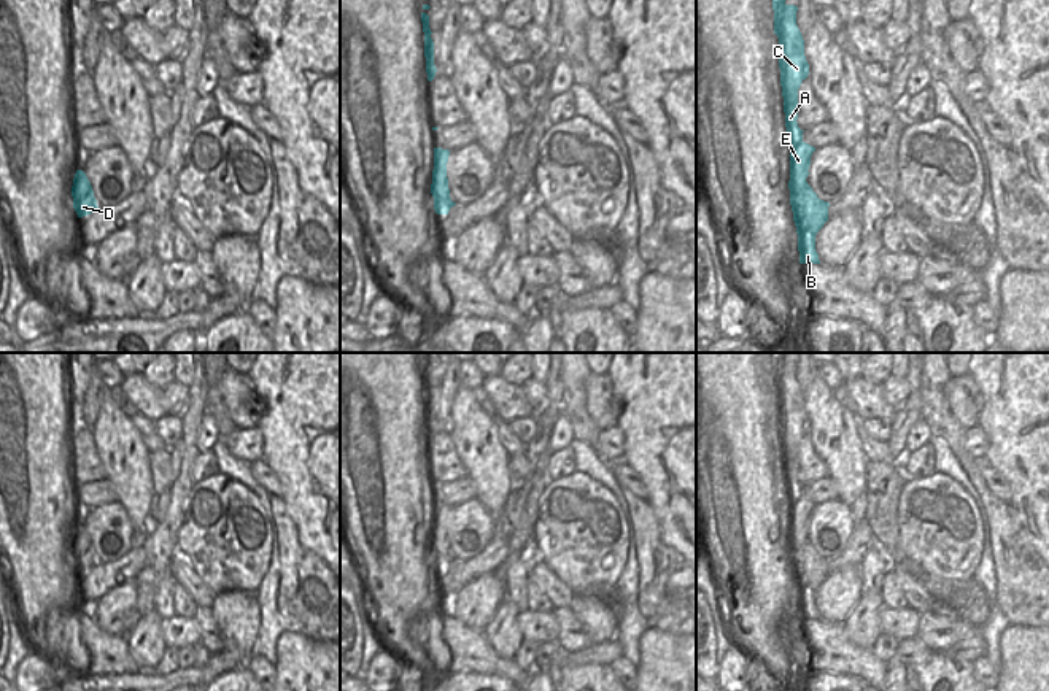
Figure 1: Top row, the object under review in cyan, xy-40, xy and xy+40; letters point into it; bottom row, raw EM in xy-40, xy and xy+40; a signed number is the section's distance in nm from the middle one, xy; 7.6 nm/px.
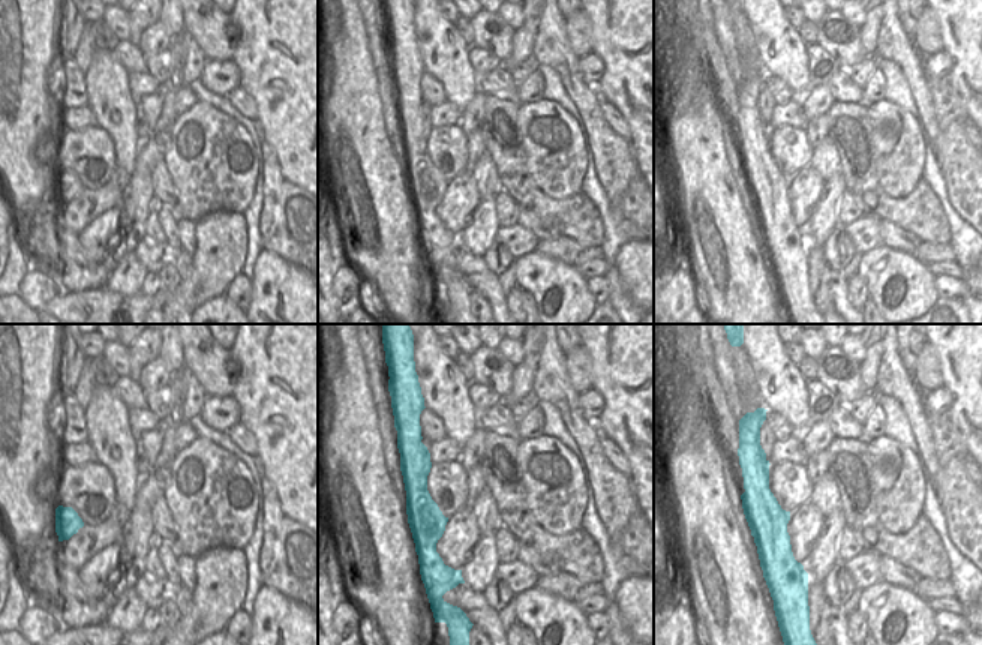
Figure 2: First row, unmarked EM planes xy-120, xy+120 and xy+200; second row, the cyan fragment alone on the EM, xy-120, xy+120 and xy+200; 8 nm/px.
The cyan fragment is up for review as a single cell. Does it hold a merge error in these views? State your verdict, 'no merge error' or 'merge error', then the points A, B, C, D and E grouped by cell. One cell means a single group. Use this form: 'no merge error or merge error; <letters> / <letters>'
merge error; A B C E / D

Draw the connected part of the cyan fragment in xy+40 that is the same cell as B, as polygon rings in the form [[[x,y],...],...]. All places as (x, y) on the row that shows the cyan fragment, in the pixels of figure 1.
[[[807,184],[801,192],[790,192],[790,205],[798,234],[799,264],[820,264],[815,235],[828,221],[828,202],[817,197]]]

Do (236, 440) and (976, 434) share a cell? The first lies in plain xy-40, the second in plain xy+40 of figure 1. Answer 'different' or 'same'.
same

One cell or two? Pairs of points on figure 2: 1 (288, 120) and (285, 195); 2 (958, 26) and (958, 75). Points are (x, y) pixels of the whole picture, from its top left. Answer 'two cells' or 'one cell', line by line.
1: two cells
2: one cell

